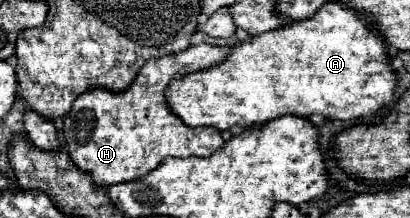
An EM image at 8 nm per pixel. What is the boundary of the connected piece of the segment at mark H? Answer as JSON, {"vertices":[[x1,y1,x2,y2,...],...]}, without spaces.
{"vertices":[[197,44,179,54,149,60,137,80,121,94,113,94,103,88,89,90,75,100,69,114,63,118,63,138,69,148,69,156,79,170,87,170,95,186,111,186,131,182,153,168,157,168,169,156,211,156,223,148,225,140,219,130,203,126,191,128,169,108,165,90,171,80,185,78,197,70,213,68,227,58,229,50,213,44]]}

